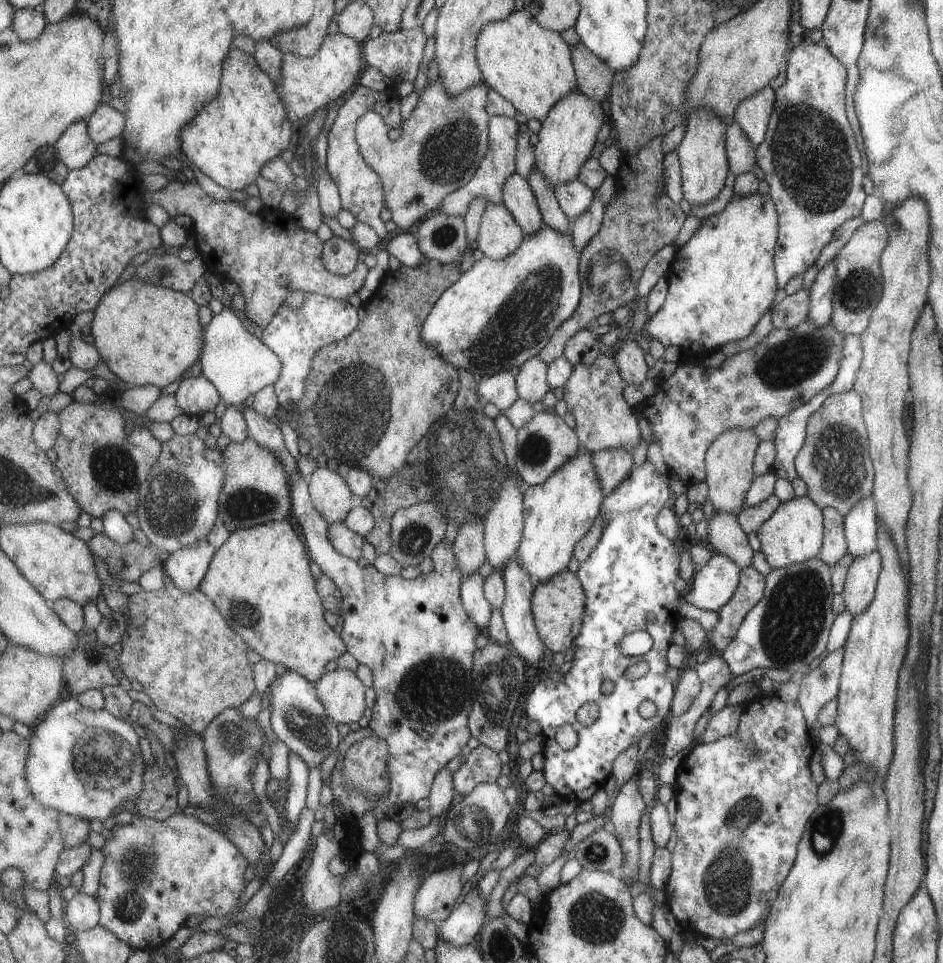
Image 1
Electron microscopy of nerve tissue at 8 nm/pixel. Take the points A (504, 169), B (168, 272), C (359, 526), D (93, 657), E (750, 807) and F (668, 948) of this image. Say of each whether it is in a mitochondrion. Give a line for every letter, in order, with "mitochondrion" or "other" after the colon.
A: other
B: mitochondrion
C: other
D: mitochondrion
E: mitochondrion
F: other

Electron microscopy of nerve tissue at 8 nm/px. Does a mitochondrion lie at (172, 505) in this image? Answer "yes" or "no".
yes

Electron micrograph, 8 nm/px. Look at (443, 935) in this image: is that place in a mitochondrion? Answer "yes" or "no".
no

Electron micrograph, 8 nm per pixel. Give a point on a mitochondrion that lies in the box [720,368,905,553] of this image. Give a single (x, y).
(839, 458)

